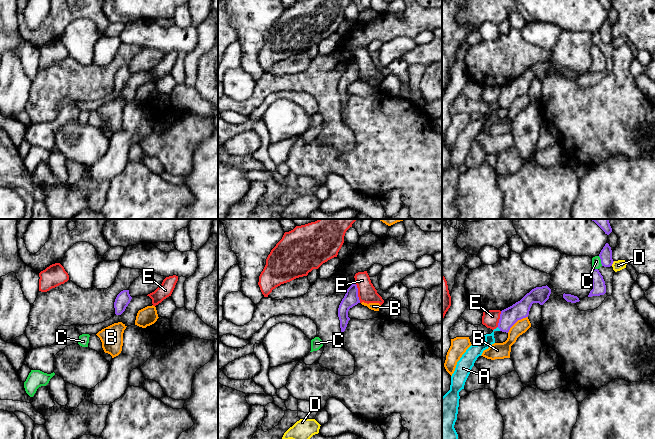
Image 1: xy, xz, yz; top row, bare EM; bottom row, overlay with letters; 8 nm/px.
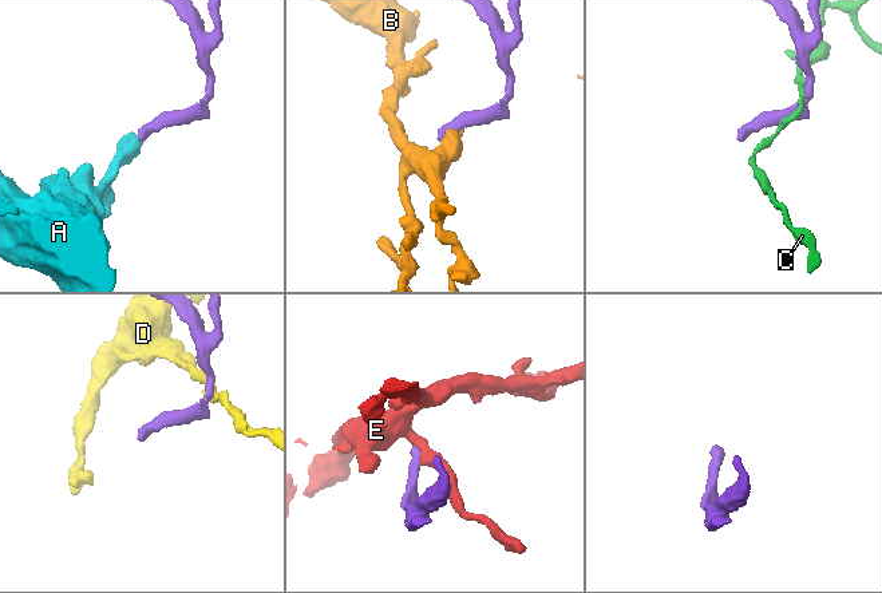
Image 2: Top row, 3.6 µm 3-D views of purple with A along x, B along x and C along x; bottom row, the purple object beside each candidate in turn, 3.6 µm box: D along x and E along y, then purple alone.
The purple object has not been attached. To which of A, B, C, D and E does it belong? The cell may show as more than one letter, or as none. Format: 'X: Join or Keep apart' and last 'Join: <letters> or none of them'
A: Join
B: Keep apart
C: Keep apart
D: Keep apart
E: Keep apart
Join: A

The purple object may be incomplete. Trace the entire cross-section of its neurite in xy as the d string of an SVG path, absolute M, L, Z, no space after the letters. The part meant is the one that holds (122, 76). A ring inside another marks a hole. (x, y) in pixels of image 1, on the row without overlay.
M129 66L121 67L117 71L115 78L114 78L115 90L121 91L125 87L131 75L132 73L129 70Z

